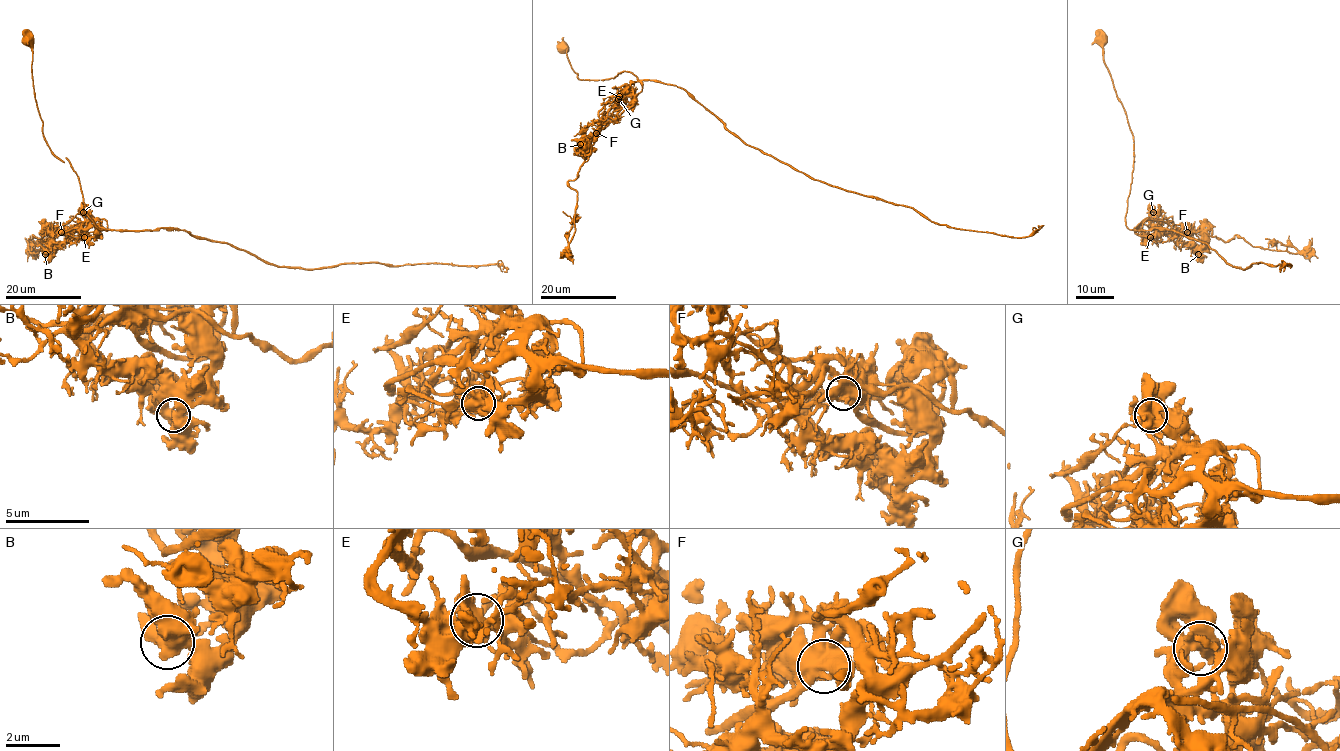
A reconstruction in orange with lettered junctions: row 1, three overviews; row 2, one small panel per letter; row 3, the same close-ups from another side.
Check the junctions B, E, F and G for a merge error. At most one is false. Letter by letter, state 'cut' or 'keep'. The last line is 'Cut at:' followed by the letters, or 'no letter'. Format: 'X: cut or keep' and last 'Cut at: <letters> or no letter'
B: keep
E: keep
F: cut
G: keep
Cut at: F

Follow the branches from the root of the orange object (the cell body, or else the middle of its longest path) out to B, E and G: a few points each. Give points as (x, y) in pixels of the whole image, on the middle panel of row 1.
B: (563, 46), (579, 79), (609, 79), (626, 71), (638, 80), (610, 108), (597, 131), (580, 144)
E: (563, 46), (579, 79), (609, 79), (624, 71), (635, 75), (638, 80), (619, 96)
G: (563, 46), (579, 79), (609, 79), (624, 71), (635, 75), (638, 80), (618, 99)

